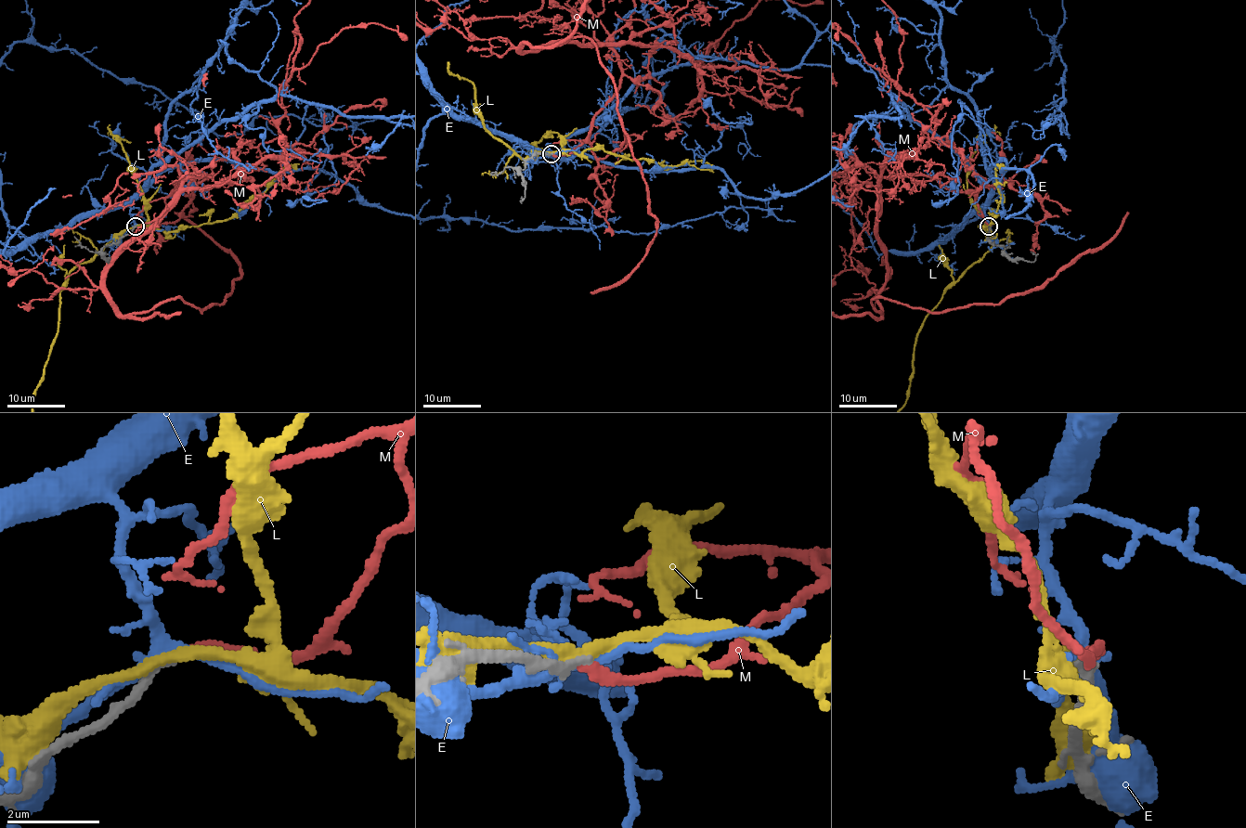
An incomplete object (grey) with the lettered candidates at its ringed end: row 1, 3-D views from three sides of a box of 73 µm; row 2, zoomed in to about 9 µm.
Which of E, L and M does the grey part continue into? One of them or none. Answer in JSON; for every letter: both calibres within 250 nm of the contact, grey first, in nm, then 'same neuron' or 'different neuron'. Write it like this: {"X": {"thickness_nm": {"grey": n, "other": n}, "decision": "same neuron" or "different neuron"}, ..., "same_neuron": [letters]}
{"E": {"thickness_nm": {"grey": 240, "other": 240}, "decision": "different neuron"}, "L": {"thickness_nm": {"grey": 240, "other": 240}, "decision": "different neuron"}, "M": {"thickness_nm": {"grey": 220, "other": 240}, "decision": "same neuron"}, "same_neuron": ["M"]}

